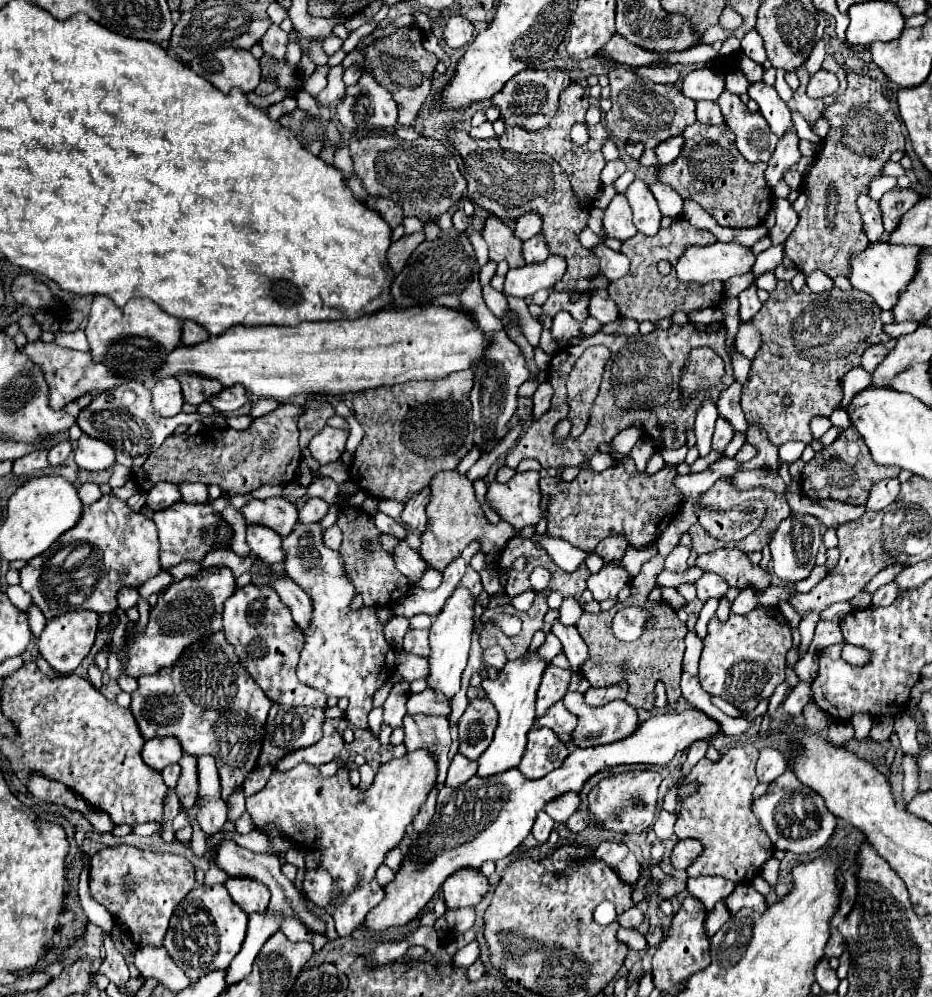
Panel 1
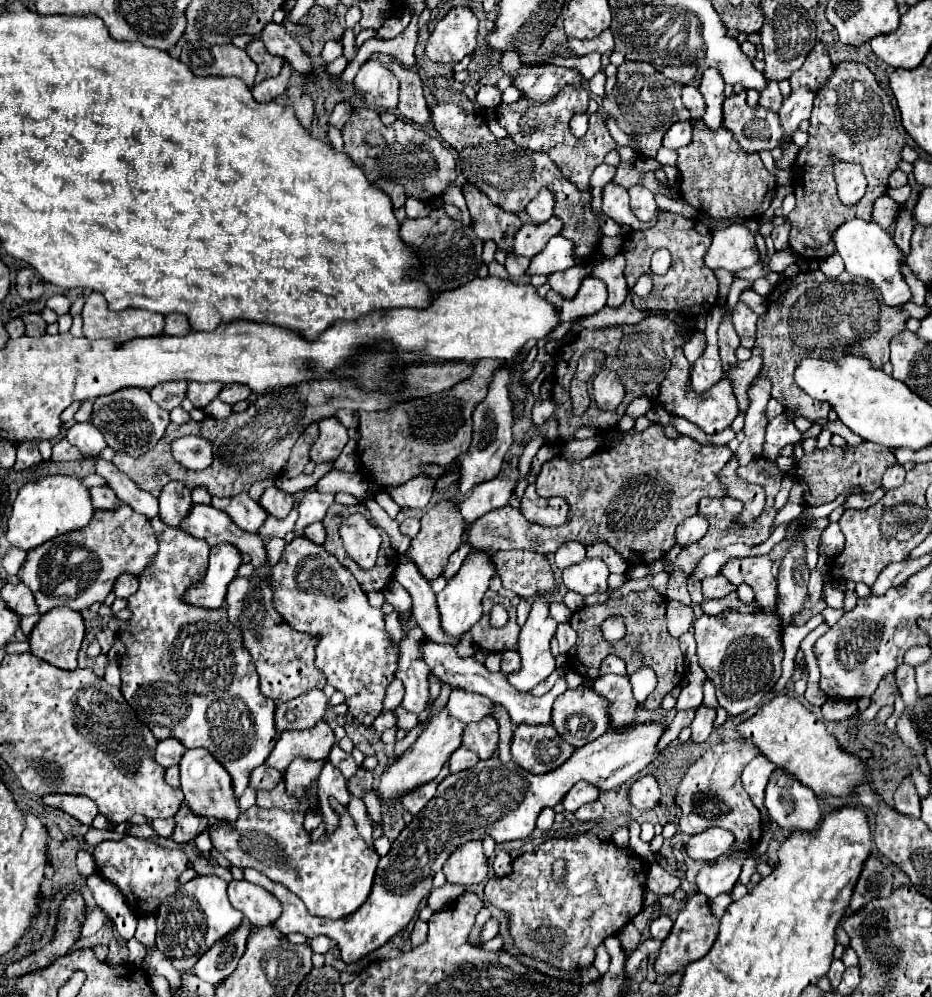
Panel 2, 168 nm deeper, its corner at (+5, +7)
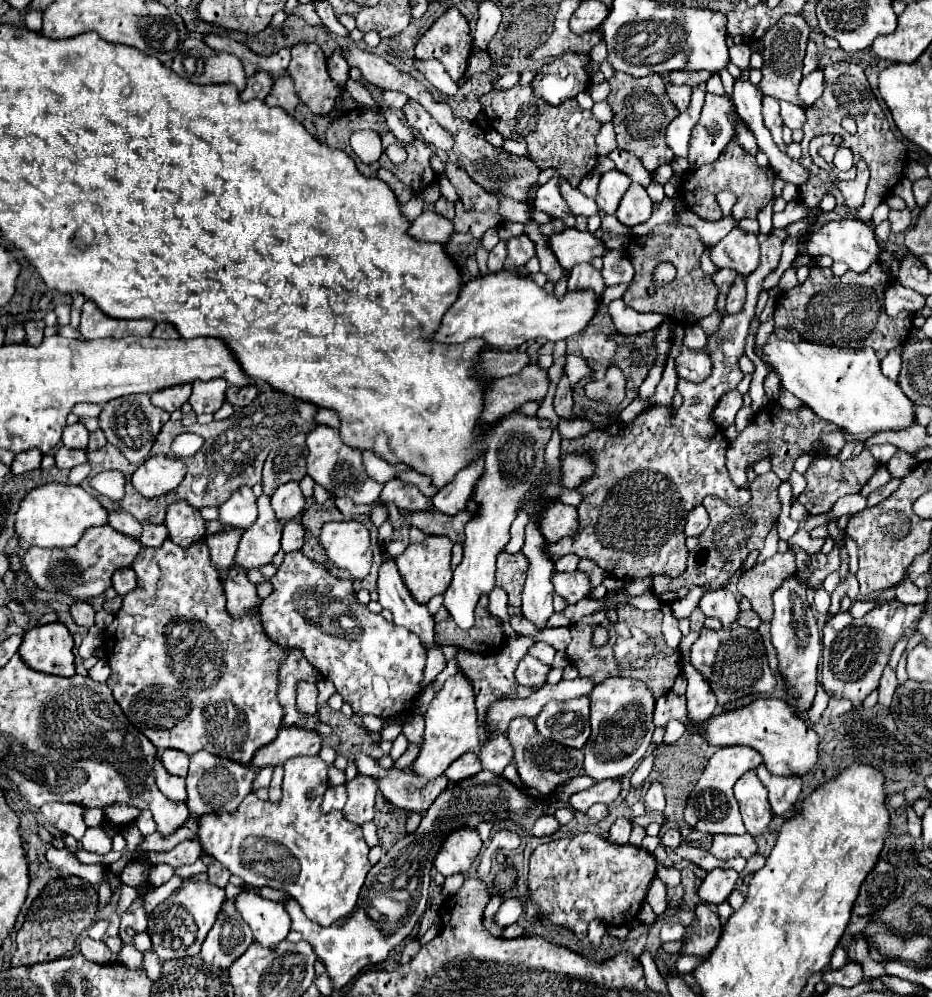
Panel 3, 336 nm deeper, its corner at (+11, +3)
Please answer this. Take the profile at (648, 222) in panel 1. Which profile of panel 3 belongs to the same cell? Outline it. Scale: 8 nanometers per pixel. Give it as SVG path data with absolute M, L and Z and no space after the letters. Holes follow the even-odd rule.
M631 184L625 196L621 198L621 204L617 208L617 220L629 228L643 224L653 214L653 202L643 186Z

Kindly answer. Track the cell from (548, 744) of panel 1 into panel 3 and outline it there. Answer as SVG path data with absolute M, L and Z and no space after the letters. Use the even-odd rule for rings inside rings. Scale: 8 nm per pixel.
M513 718L513 722L507 728L507 738L515 748L515 764L521 780L525 782L525 786L537 790L543 796L551 794L567 780L581 776L583 772L583 750L575 750L569 746L561 746L549 738L541 738L531 718Z

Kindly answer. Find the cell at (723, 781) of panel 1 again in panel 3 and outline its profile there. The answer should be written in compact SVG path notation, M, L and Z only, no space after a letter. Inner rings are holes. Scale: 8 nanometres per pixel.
M729 746L729 748L719 748L709 764L703 770L701 780L697 782L695 790L689 796L689 804L685 808L685 822L699 830L699 832L709 832L711 830L727 830L729 834L745 834L745 826L739 814L739 804L733 796L733 786L735 782L747 772L747 770L755 770L761 764L761 754L755 748L749 746Z

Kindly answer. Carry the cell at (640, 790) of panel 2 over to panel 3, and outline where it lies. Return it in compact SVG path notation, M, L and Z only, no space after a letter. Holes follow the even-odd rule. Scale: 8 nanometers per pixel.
M653 782L647 792L645 792L645 806L651 810L659 810L663 812L665 808L665 794L663 794L663 786L659 782Z

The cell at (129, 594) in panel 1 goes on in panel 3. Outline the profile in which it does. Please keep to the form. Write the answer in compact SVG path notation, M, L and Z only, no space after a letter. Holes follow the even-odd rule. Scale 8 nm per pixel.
M123 568L123 570L117 570L113 574L113 588L117 590L119 596L125 596L135 586L137 586L137 576L131 568Z

